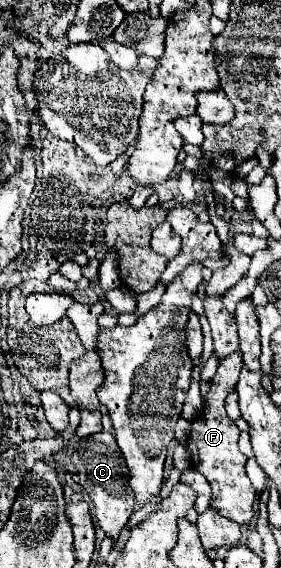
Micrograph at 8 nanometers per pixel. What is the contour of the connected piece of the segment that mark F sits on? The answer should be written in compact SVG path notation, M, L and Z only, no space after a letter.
M228 357L228 359L220 361L218 371L216 371L214 379L210 381L210 391L206 395L208 407L192 423L192 429L190 429L190 435L188 435L188 445L192 445L190 451L192 451L194 463L196 463L194 467L208 479L208 483L212 487L212 503L226 517L234 519L240 525L246 525L254 517L252 501L256 499L256 491L252 491L252 483L250 483L248 475L244 471L246 457L238 449L238 435L240 435L238 427L226 415L226 409L224 409L226 395L230 391L234 391L234 385L238 383L240 365L242 365L242 357Z

